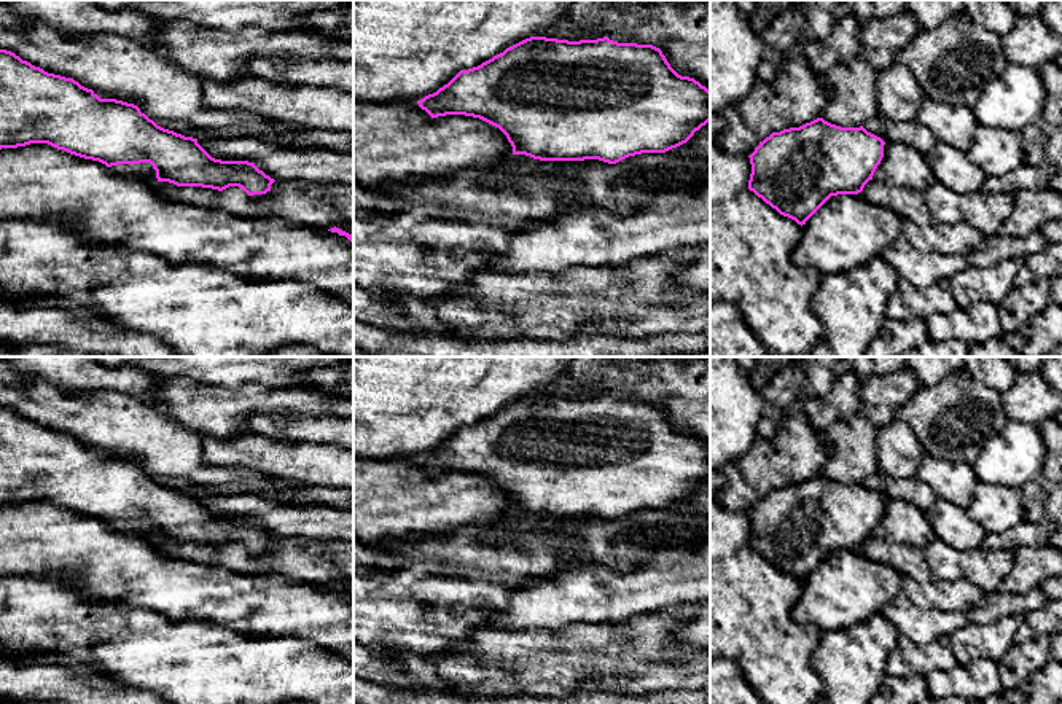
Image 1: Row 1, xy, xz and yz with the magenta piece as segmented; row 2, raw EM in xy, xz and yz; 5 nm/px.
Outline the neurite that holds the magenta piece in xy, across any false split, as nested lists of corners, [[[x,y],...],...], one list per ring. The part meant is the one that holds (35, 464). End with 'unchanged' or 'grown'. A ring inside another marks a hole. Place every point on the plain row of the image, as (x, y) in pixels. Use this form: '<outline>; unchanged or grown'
[[[0,406],[0,506],[30,500],[48,500],[70,511],[99,518],[107,524],[150,519],[158,538],[177,543],[202,543],[218,548],[239,543],[253,553],[266,551],[275,538],[253,519],[212,514],[197,495],[158,483],[134,460],[100,456],[73,435],[48,430],[14,409]]]; unchanged

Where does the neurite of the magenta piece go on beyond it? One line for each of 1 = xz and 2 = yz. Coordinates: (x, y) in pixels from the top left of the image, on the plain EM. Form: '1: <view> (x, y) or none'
1: none
2: none

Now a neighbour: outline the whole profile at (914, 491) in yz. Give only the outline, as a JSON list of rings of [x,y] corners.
[[[880,471],[866,478],[863,484],[880,494],[884,499],[904,500],[920,510],[930,508],[938,499],[935,491],[917,476],[890,478]]]

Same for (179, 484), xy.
[[[154,478],[154,479],[164,486],[174,487],[174,489],[182,491],[185,494],[193,494],[193,495],[199,494],[197,487],[194,487],[189,483],[182,481],[182,479],[175,479],[175,478]]]

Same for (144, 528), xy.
[[[150,519],[118,521],[118,522],[111,522],[108,526],[118,532],[129,532],[129,534],[142,535],[142,537],[146,537],[151,540],[158,538],[156,527],[153,526],[153,522]]]

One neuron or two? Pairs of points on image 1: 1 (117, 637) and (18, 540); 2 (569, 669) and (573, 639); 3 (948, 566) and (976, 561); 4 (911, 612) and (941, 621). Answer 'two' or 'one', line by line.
1: two
2: one
3: one
4: one

